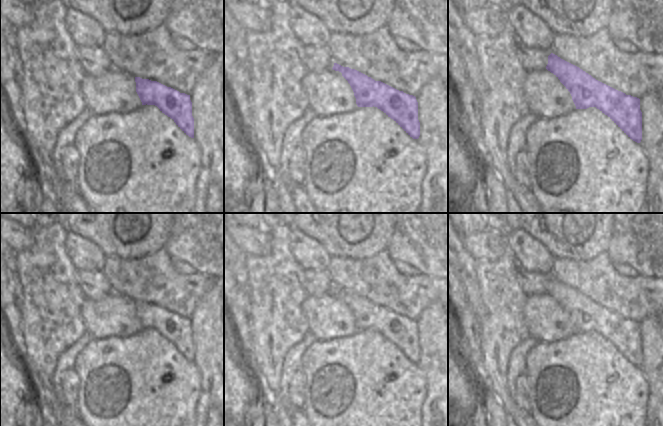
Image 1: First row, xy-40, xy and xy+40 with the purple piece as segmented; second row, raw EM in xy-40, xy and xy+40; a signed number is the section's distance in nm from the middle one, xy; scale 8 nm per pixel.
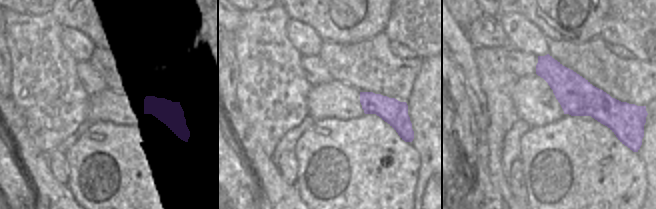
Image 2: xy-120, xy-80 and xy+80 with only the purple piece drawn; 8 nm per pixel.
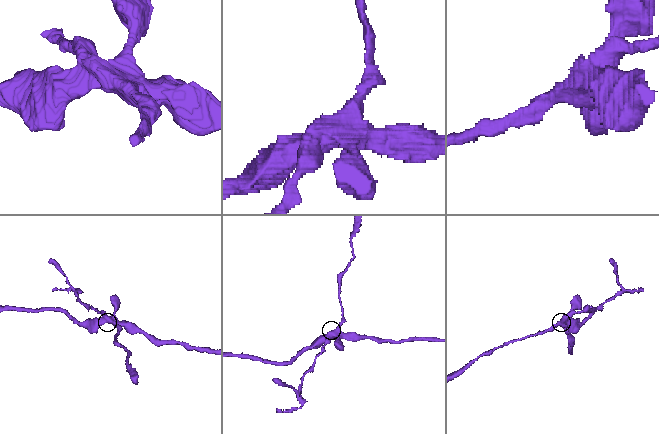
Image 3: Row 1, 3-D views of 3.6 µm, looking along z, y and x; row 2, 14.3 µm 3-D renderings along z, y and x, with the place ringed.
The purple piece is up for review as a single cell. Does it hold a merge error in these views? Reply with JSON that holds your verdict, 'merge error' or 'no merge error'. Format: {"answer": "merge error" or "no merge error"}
{"answer": "merge error"}

